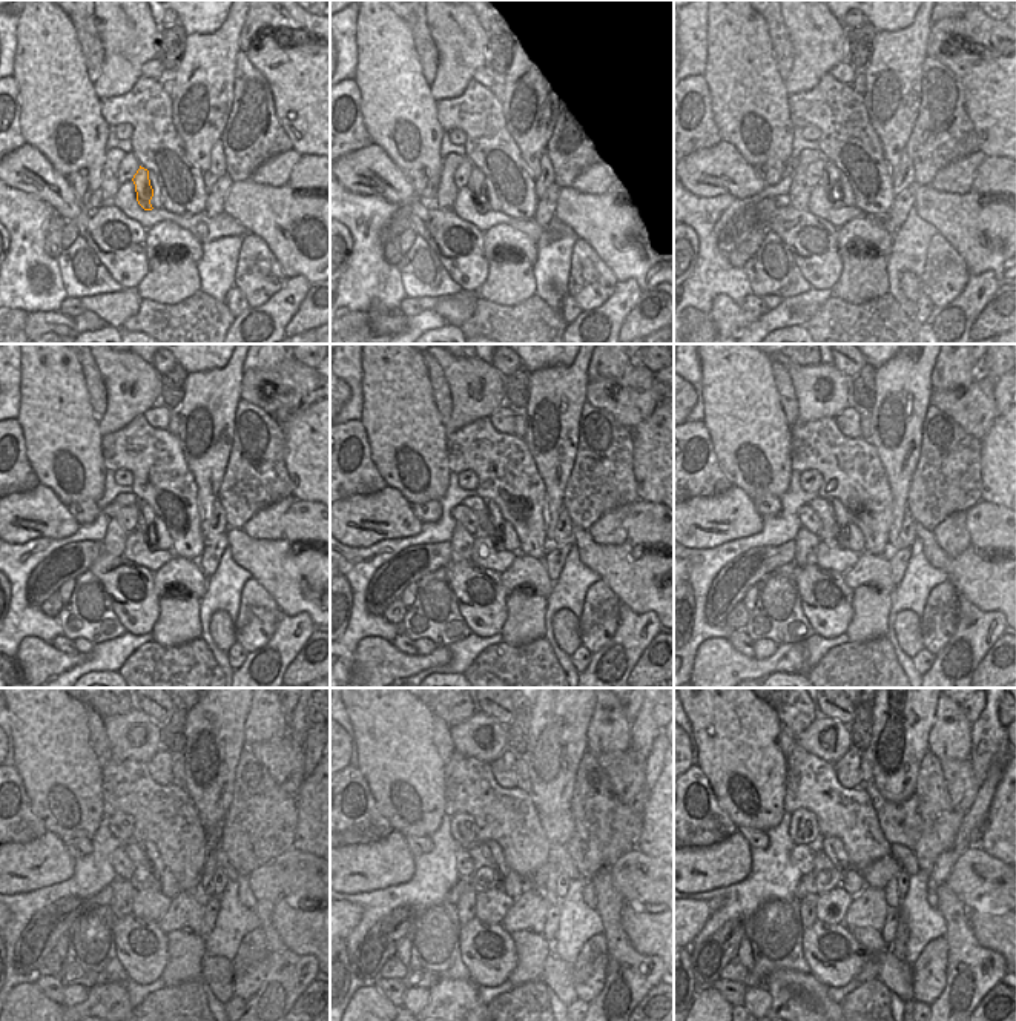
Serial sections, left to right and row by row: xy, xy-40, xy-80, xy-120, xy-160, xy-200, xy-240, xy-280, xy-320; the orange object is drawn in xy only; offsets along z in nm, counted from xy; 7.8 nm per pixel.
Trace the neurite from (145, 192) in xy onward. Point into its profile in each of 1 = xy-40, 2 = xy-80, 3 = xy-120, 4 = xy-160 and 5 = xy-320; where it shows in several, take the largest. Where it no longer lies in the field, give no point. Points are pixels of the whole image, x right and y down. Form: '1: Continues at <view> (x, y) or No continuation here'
1: Continues at xy-40 (487, 175)
2: Continues at xy-80 (831, 174)
3: Continues at xy-120 (148, 515)
4: Continues at xy-160 (493, 512)
5: Continues at xy-320 (832, 846)

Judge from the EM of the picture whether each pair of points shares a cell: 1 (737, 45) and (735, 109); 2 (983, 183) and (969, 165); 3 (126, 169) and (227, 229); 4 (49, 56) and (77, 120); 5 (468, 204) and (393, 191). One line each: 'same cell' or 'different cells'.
1: same cell
2: different cells
3: different cells
4: same cell
5: different cells

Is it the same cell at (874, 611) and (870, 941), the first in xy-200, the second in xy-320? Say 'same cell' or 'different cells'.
same cell

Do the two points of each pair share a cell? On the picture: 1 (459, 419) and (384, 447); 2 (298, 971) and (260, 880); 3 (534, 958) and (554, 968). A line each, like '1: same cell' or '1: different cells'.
1: different cells
2: same cell
3: different cells

